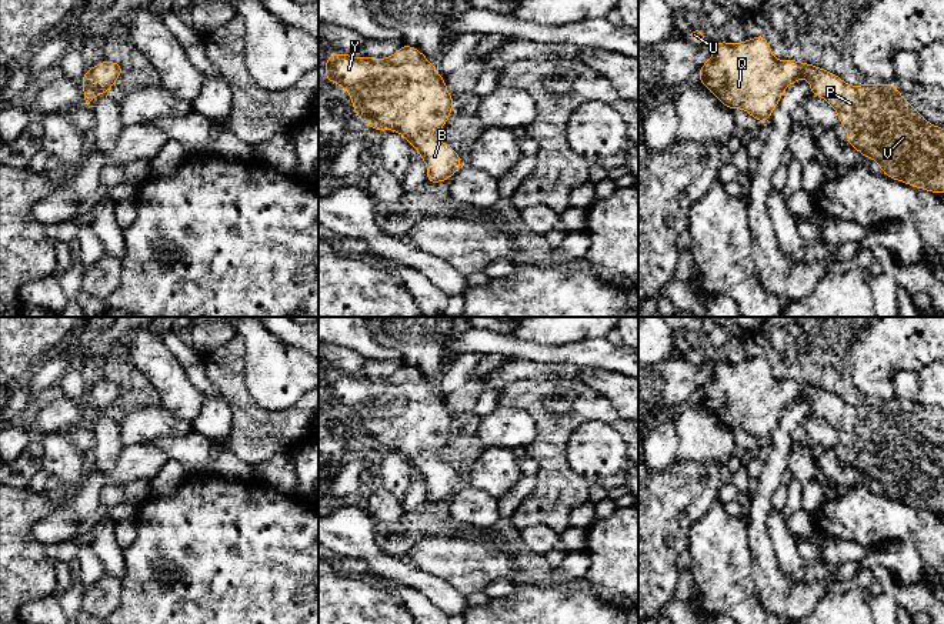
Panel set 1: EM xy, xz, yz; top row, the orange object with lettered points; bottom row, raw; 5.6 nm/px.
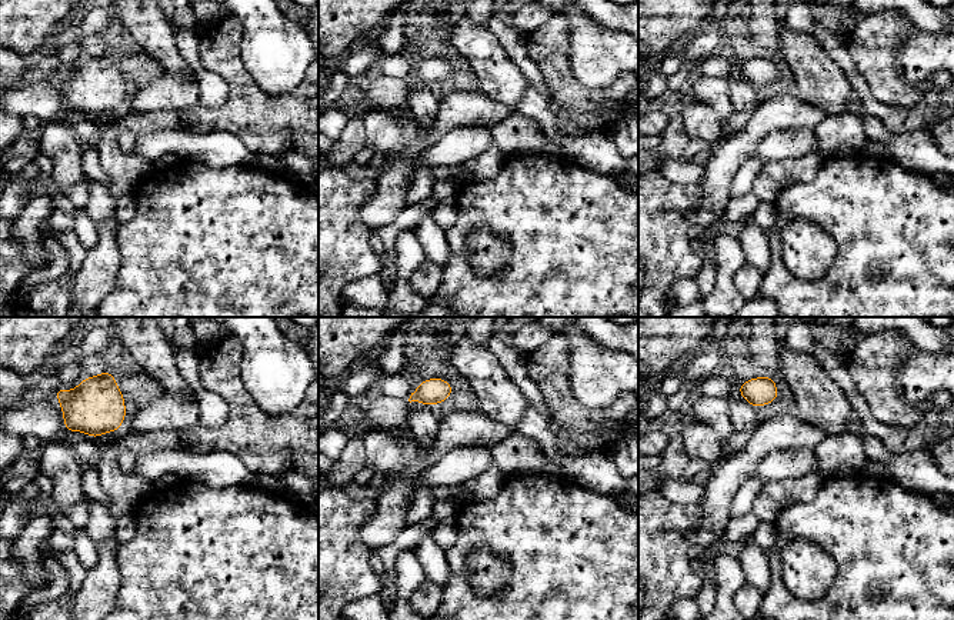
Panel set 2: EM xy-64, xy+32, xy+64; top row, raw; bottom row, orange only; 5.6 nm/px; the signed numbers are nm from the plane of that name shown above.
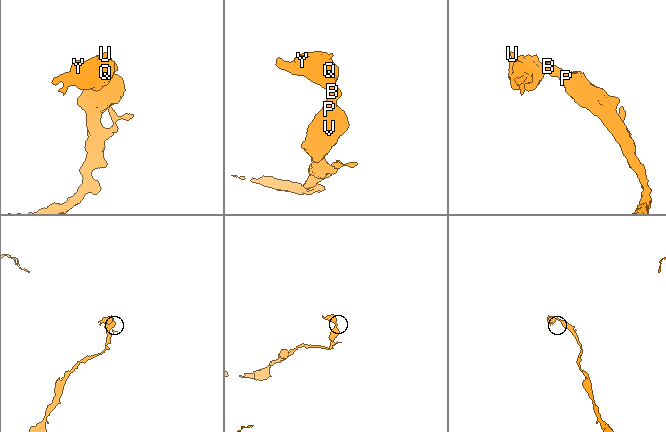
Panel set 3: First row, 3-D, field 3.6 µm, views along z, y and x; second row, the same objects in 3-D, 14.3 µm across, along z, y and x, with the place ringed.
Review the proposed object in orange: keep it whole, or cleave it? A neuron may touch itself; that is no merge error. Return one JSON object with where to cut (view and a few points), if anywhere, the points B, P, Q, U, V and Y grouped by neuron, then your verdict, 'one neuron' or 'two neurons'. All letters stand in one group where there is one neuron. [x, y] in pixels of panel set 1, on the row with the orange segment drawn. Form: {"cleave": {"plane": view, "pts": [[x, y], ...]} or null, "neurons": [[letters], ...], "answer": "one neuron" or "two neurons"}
{"cleave": null, "neurons": [["B", "P", "Q", "U", "V", "Y"]], "answer": "one neuron"}

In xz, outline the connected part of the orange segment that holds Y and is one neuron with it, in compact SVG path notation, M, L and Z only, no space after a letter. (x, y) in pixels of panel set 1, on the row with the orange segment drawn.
M404 44L384 59L334 53L326 60L324 76L347 90L354 114L367 126L393 130L417 149L427 166L427 183L447 181L461 168L458 153L437 139L454 100L418 49Z

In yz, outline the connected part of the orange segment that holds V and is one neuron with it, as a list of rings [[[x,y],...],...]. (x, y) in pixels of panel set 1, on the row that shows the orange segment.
[[[761,34],[738,44],[717,41],[713,56],[696,77],[727,109],[743,109],[760,123],[767,123],[784,90],[801,79],[810,80],[810,94],[820,96],[837,111],[847,130],[847,143],[863,157],[880,164],[884,176],[920,190],[944,194],[944,127],[927,121],[890,83],[851,86],[835,73],[810,63],[777,60]]]

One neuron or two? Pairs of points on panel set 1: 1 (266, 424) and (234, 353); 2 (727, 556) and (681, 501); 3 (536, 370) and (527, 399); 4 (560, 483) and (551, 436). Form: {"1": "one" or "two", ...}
{"1": "one", "2": "two", "3": "two", "4": "one"}

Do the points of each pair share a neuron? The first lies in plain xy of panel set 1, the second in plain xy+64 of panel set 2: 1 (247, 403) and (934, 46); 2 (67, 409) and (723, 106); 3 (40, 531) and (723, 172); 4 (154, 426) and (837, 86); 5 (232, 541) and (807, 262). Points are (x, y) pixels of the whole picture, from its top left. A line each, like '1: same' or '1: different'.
1: different
2: same
3: same
4: different
5: different

